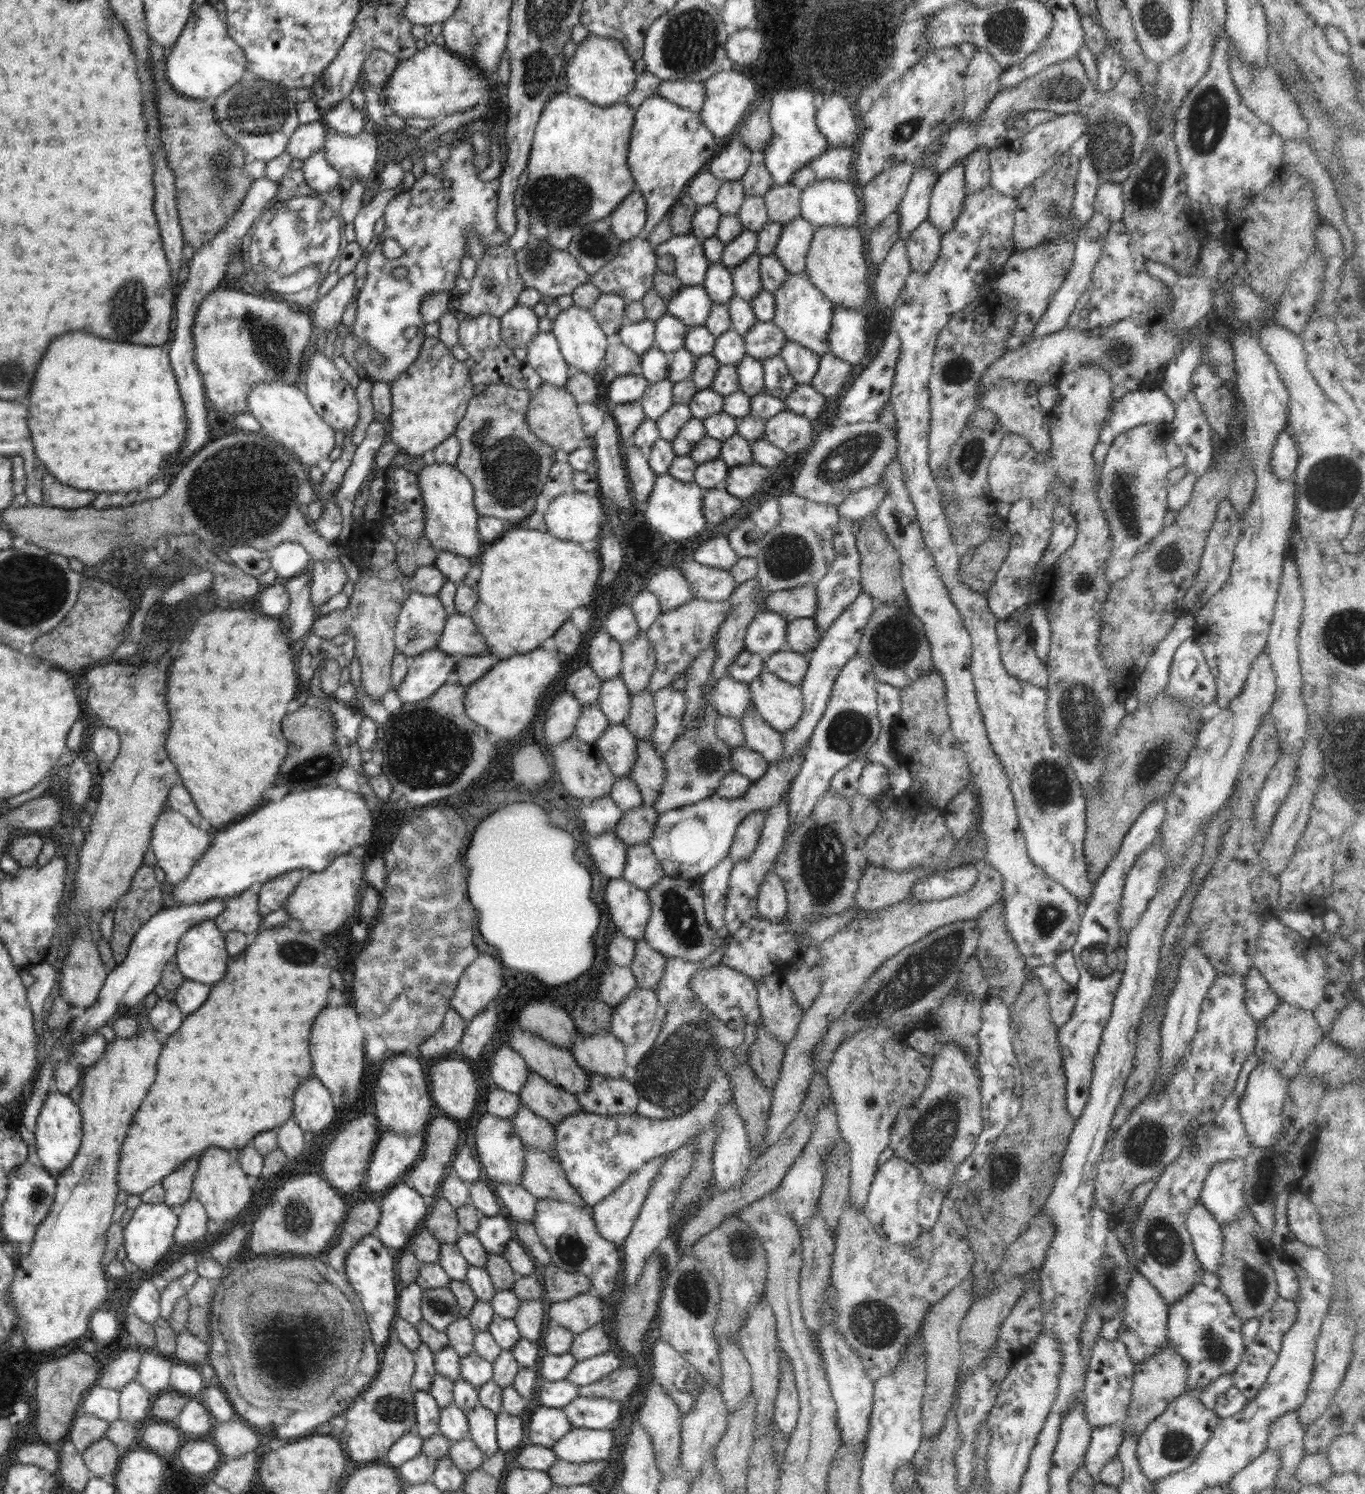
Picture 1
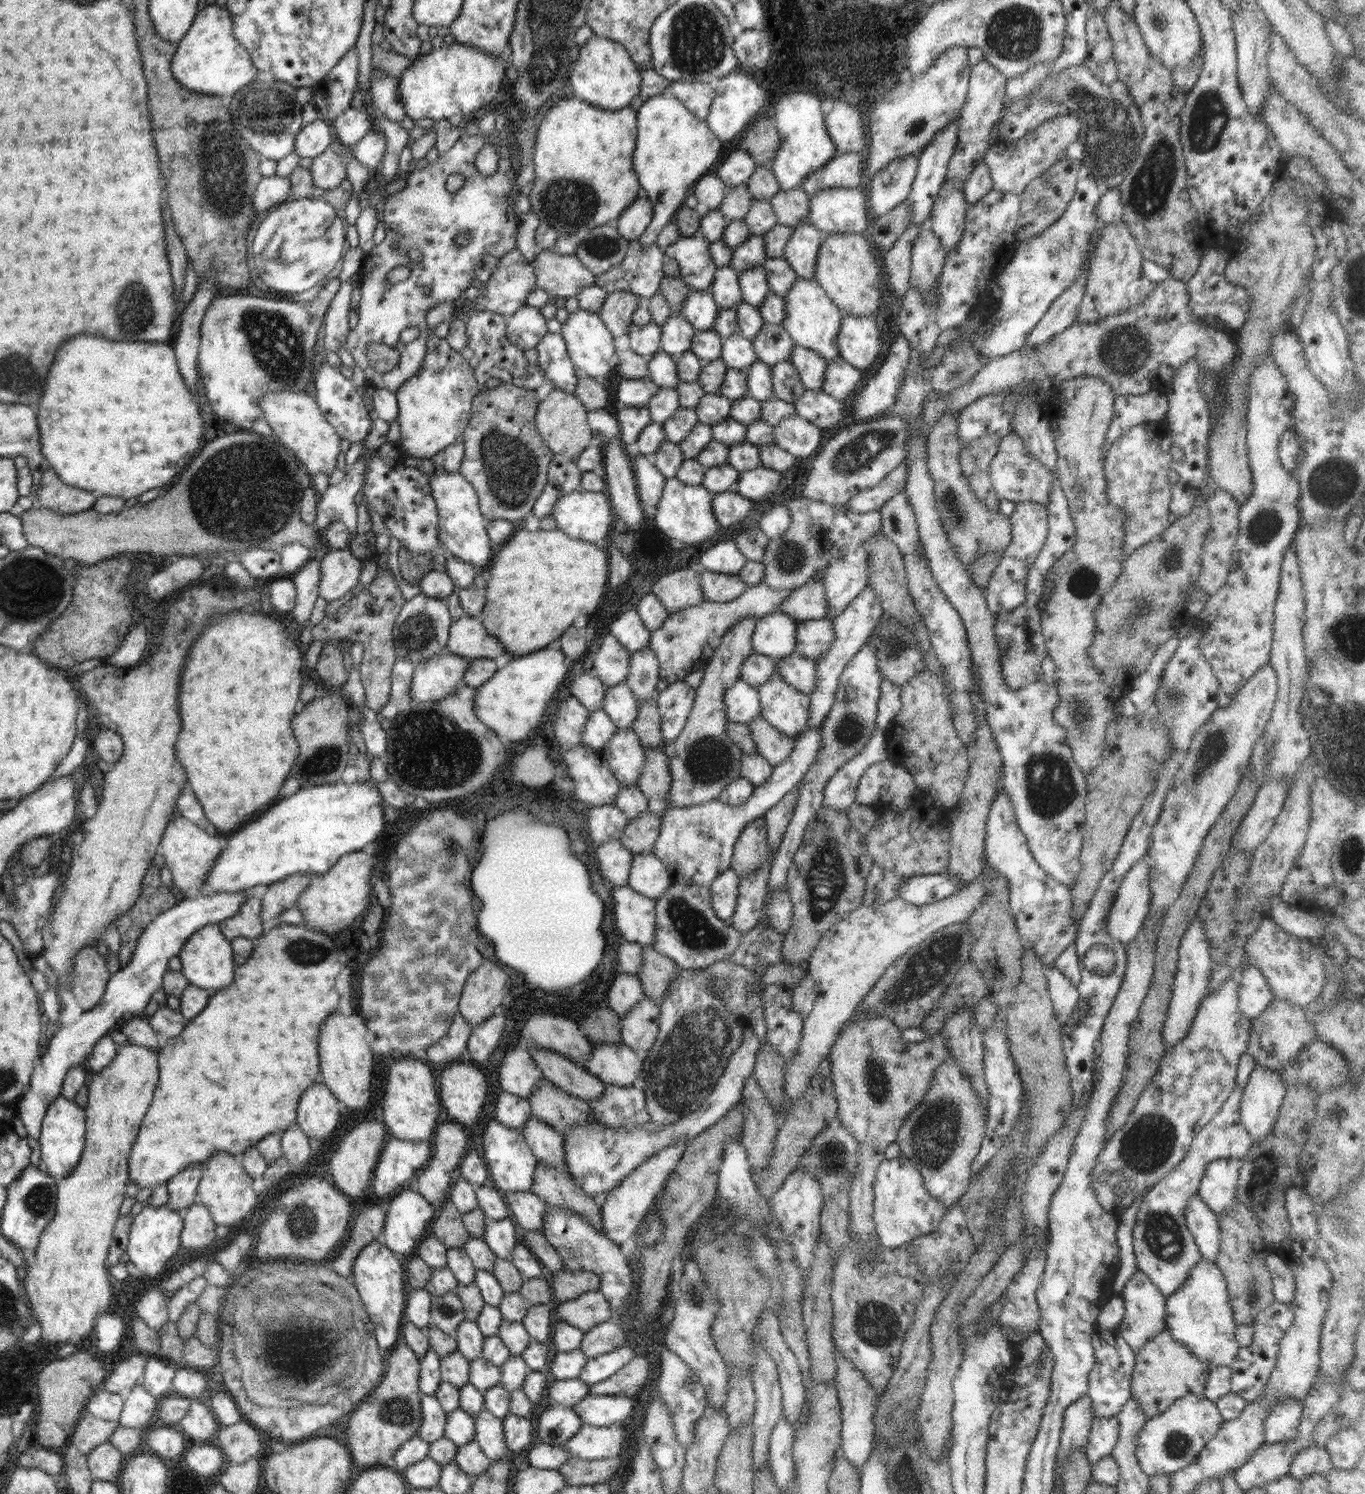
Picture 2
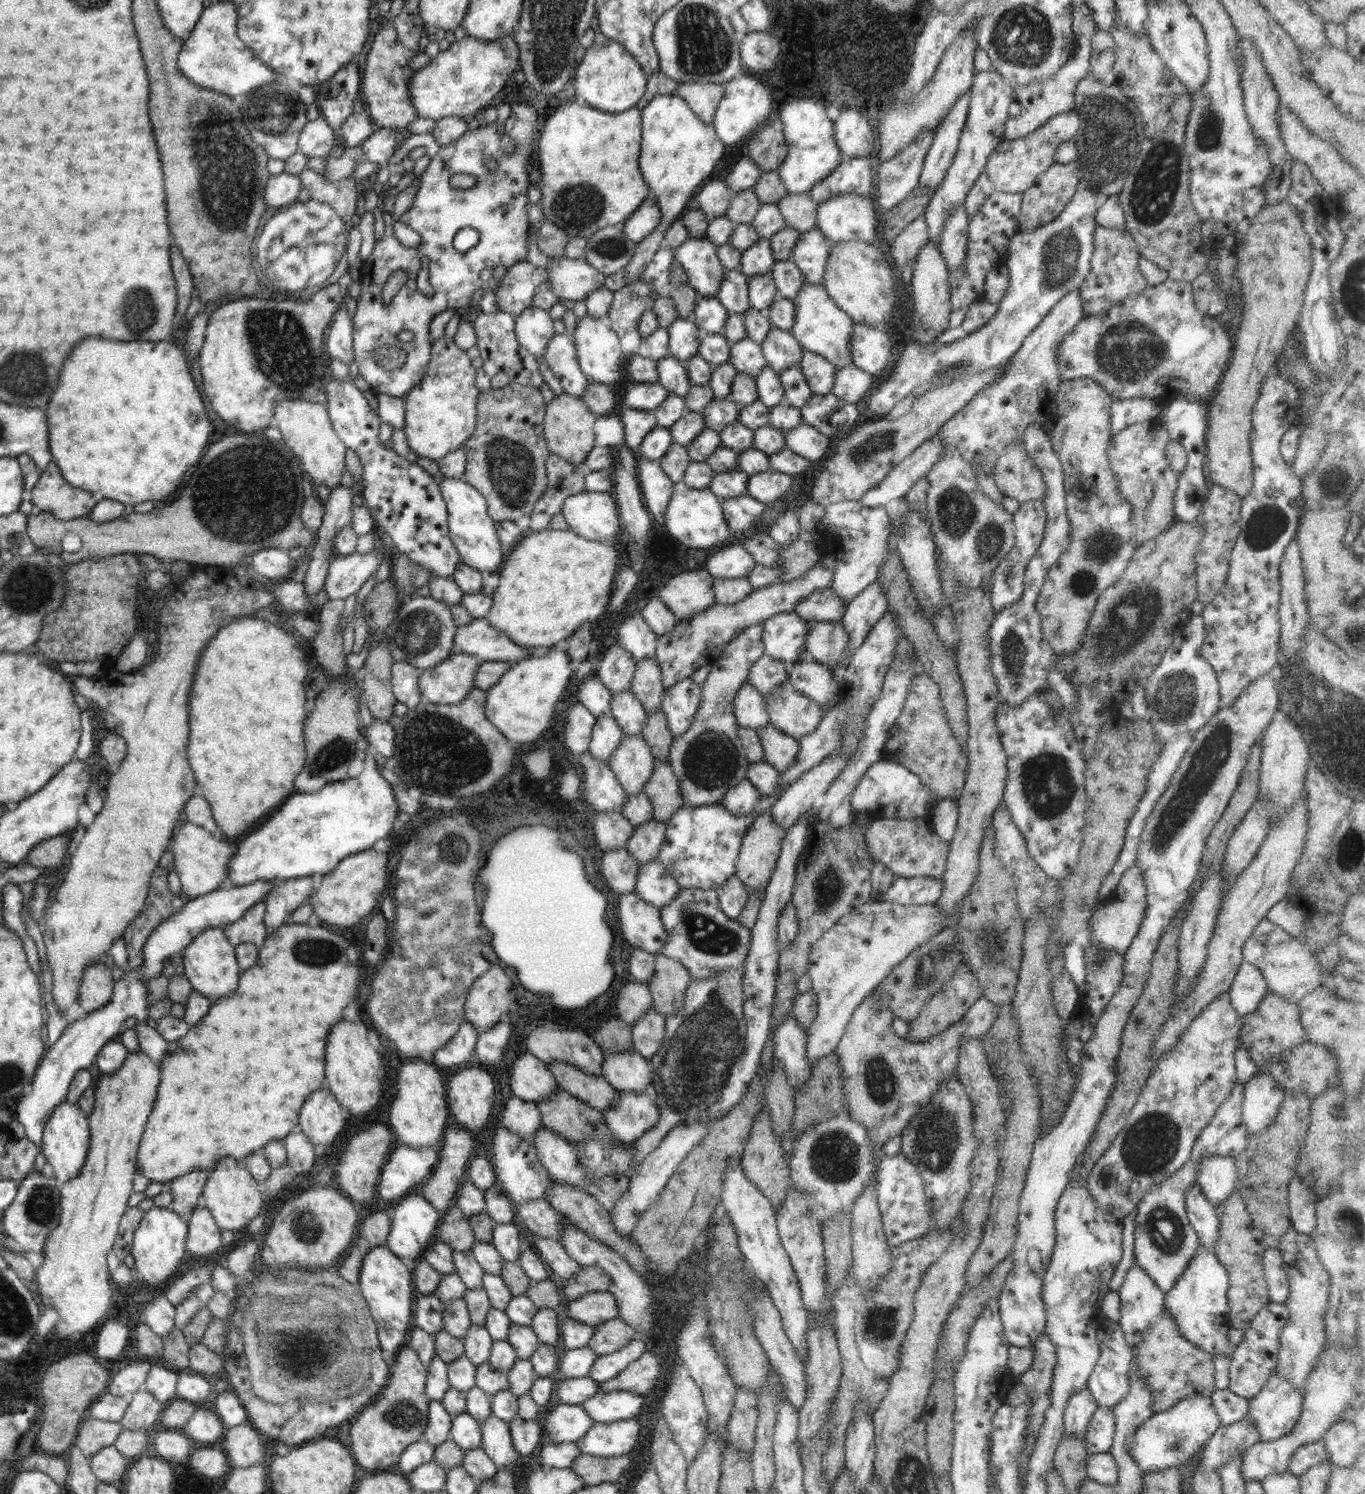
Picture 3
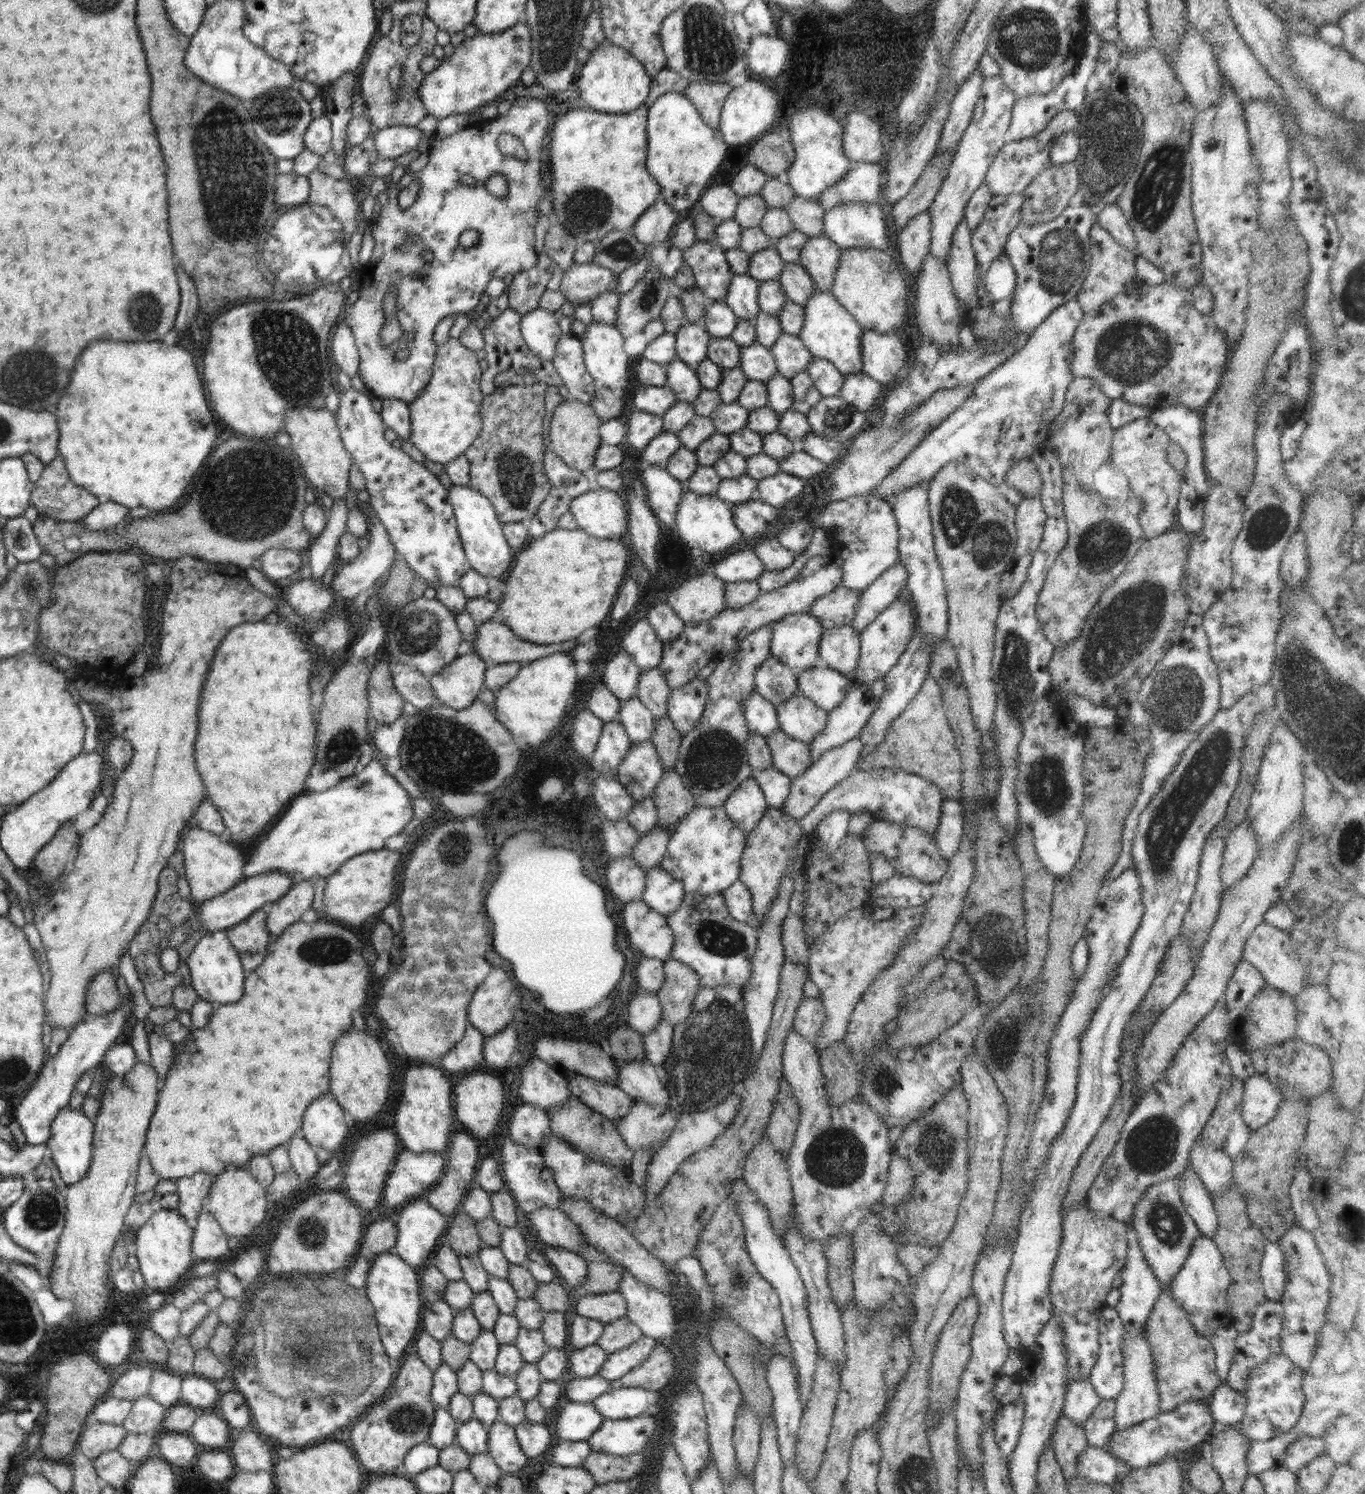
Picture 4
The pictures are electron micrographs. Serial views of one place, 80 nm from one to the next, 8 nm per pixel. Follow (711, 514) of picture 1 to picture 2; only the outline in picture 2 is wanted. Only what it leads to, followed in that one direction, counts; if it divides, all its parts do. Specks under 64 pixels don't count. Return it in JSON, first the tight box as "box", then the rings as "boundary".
{"box":[712,492,754,528],"boundary":[[[736,492],[713,493],[712,508],[721,528],[742,522],[754,508],[754,501]]]}

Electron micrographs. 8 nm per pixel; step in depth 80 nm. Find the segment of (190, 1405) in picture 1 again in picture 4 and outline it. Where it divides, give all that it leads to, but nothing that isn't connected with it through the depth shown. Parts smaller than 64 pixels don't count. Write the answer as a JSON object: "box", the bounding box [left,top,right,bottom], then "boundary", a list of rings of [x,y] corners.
{"box":[188,1411,232,1450],"boundary":[[[200,1411],[188,1435],[201,1449],[228,1450],[232,1440],[232,1428],[216,1411]]]}

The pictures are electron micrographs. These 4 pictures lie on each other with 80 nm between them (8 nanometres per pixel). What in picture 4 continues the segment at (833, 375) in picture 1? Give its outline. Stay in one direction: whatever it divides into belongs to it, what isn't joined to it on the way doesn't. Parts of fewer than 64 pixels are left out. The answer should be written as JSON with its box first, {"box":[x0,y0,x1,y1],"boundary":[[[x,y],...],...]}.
{"box":[839,373,883,415],"boundary":[[[850,373],[845,375],[839,397],[866,415],[879,404],[883,395],[882,383],[870,378],[864,373]]]}

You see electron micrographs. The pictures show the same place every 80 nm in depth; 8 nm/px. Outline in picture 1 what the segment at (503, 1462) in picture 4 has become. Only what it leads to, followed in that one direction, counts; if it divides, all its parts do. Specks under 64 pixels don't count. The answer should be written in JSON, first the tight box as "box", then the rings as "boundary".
{"box":[465,1405,498,1456],"boundary":[[[481,1405],[474,1406],[465,1413],[469,1424],[468,1436],[477,1444],[477,1447],[486,1456],[498,1452],[495,1414]]]}

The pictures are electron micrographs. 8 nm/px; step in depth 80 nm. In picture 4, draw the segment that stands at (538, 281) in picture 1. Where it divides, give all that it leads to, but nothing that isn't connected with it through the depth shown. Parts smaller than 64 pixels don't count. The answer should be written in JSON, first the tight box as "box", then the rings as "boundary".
{"box":[559,263,617,304],"boundary":[[[574,263],[570,268],[563,270],[559,292],[567,301],[575,304],[584,304],[594,300],[604,292],[612,291],[617,280],[617,273],[609,268],[597,264]]]}

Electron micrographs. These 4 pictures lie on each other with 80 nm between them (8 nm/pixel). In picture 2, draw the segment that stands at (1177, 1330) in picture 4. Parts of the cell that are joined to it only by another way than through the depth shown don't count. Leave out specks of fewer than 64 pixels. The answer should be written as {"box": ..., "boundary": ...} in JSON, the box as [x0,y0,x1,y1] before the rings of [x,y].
{"box":[1131,1326,1209,1419],"boundary":[[[1165,1326],[1135,1357],[1135,1367],[1131,1376],[1131,1397],[1140,1403],[1139,1407],[1149,1419],[1168,1410],[1176,1400],[1184,1396],[1202,1396],[1208,1372],[1209,1366],[1201,1358],[1191,1354],[1183,1344],[1174,1340]]]}

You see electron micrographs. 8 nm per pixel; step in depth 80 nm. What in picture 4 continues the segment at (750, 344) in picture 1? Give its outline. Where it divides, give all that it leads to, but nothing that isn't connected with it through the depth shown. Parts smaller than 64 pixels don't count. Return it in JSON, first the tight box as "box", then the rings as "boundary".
{"box":[769,333,814,379],"boundary":[[[780,333],[769,349],[776,359],[777,374],[788,379],[799,372],[806,371],[814,358],[800,337],[796,335]]]}

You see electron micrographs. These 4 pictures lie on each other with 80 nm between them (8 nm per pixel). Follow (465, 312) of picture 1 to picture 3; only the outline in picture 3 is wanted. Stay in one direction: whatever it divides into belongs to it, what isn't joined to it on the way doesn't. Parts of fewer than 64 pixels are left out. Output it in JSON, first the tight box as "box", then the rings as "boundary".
{"box":[494,261,547,315],"boundary":[[[518,261],[507,268],[506,276],[498,280],[494,296],[501,312],[520,315],[532,307],[534,294],[544,287],[547,270],[529,261]]]}

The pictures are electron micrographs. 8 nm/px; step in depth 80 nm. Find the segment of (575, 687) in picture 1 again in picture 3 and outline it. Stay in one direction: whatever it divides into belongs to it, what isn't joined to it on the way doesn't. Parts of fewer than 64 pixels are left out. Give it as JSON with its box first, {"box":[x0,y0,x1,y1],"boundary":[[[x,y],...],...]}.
{"box":[576,677,612,718],"boundary":[[[586,677],[580,681],[576,698],[596,718],[611,714],[612,692],[596,677]]]}

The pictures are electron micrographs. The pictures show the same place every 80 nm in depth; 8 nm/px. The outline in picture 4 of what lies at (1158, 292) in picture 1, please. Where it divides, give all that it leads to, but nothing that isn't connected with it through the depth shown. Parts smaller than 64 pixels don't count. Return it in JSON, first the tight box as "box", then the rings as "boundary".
{"box":[1075,224,1143,313],"boundary":[[[1098,224],[1092,226],[1090,230],[1090,252],[1089,271],[1075,297],[1084,313],[1098,311],[1102,305],[1114,299],[1117,295],[1134,291],[1143,284],[1135,269],[1136,255],[1127,251],[1126,248],[1110,236],[1110,232],[1106,232]]]}

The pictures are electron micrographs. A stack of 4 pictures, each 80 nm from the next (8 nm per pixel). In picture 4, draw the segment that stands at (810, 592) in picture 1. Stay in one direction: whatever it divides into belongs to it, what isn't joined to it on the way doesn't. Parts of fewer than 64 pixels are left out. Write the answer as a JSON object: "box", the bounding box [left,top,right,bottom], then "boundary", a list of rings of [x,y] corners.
{"box":[809,585,862,625],"boundary":[[[838,585],[827,595],[820,595],[809,613],[826,624],[850,625],[859,603],[862,590],[851,590]]]}

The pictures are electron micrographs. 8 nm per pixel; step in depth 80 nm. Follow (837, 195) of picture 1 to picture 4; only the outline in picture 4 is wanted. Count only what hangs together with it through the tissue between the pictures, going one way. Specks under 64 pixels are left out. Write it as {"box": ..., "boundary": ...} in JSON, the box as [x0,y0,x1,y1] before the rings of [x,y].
{"box":[824,202,890,252],"boundary":[[[848,202],[840,204],[832,210],[824,213],[824,233],[838,247],[848,249],[850,247],[862,247],[880,249],[882,252],[890,246],[886,218],[882,208],[878,204],[860,204],[860,202]]]}

